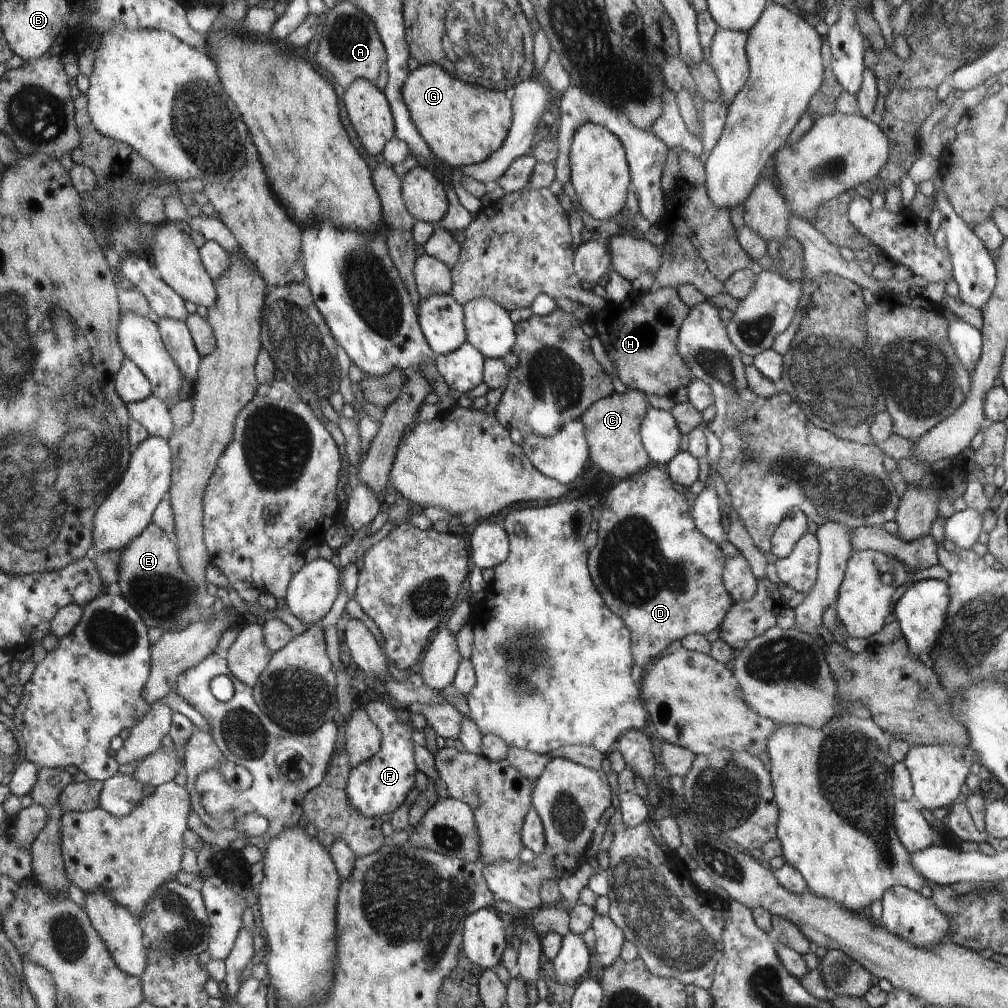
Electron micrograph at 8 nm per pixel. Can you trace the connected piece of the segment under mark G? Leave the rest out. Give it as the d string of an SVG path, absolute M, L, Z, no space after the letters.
M438 64L418 66L407 76L403 101L435 158L452 166L484 162L506 142L513 122L513 108L504 92L464 82Z

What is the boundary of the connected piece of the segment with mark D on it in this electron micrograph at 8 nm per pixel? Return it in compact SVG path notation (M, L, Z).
M654 466L636 477L617 481L614 486L616 488L601 505L597 544L588 556L588 568L592 584L604 598L606 606L616 616L624 616L624 622L632 628L632 652L636 664L643 667L652 658L658 658L672 642L694 633L706 636L722 626L734 606L723 581L727 557L719 546L700 532L692 516L695 502L673 488L667 470Z

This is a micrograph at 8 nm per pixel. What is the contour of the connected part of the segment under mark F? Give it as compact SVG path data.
M368 700L365 710L372 718L372 722L376 724L376 728L380 730L382 744L380 744L380 750L371 759L353 767L348 777L346 796L354 810L358 810L367 819L373 820L383 814L396 811L396 808L400 808L404 804L408 792L414 786L416 764L414 764L414 744L412 744L412 736L410 736L412 726L408 722L402 722L398 718L398 714L384 702Z

